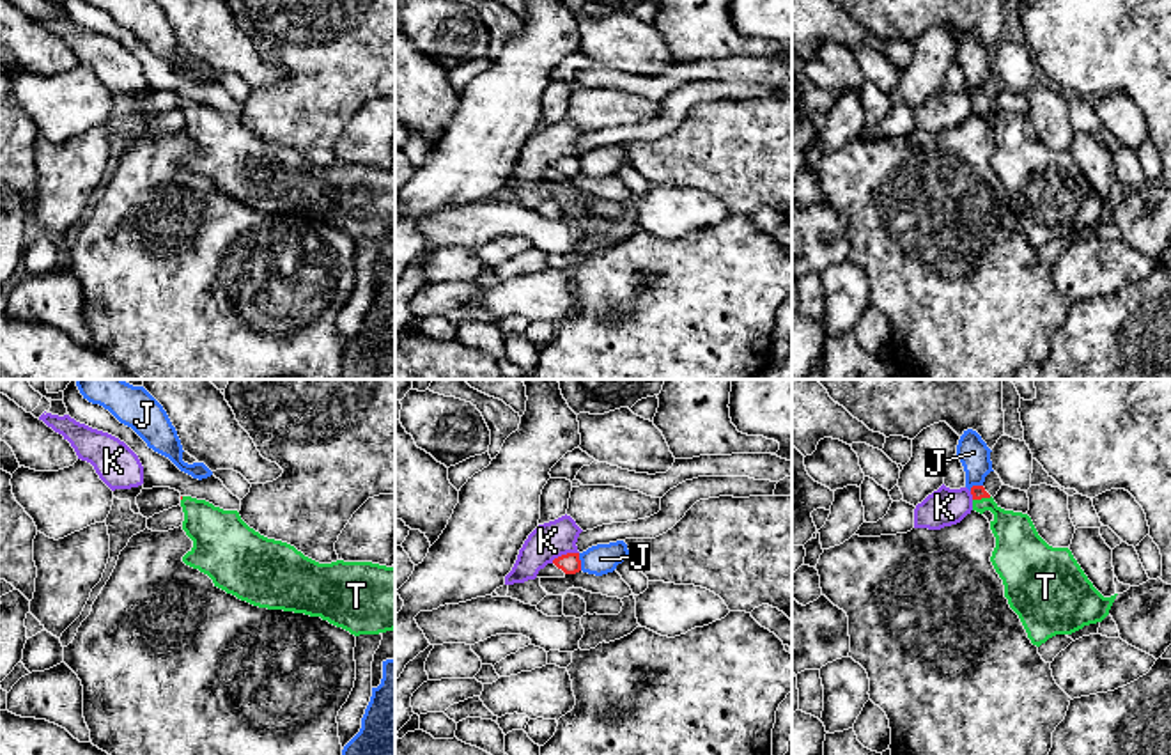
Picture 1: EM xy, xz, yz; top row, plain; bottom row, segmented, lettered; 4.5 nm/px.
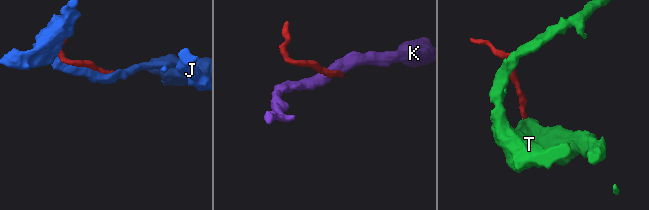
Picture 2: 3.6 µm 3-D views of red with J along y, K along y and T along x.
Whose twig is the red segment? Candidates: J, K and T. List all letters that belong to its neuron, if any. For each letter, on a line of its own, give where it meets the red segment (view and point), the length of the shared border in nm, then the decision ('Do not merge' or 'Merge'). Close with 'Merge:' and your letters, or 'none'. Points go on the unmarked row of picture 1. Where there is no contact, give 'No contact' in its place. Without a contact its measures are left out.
J: Touches red at xz (580, 165). Shared border 80 nm. Do not merge
K: Touches red at xz (564, 158). Shared border 140 nm. Do not merge
T: Touches red at yz (982, 100). Shared border 90 nm. Merge
Merge: T

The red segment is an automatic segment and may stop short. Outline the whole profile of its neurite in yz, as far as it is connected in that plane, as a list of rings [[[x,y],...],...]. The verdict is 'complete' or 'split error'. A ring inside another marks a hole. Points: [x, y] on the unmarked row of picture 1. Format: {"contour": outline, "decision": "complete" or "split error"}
{"contour": [[[973,89],[971,97],[973,113],[994,117],[990,165],[1033,248],[1072,237],[1109,218],[1118,197],[1104,200],[1068,151],[1049,149],[1028,117],[1001,112],[983,89]]], "decision": "split error"}

